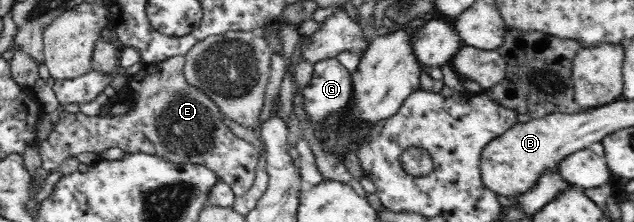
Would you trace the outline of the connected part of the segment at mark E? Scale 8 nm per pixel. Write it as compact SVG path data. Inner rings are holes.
M173 56L159 63L144 64L138 72L134 72L132 76L128 77L129 84L126 84L124 92L116 93L128 105L128 112L122 112L116 116L103 116L103 114L86 116L82 112L66 112L61 108L56 126L53 125L48 138L38 144L42 168L50 174L58 170L59 164L66 157L74 157L83 152L100 154L111 147L118 147L124 152L144 152L164 157L173 163L190 163L214 169L220 175L220 180L230 185L236 196L241 197L246 194L250 186L254 184L254 172L256 172L256 163L260 152L256 146L238 138L226 126L225 115L212 98L208 97L198 86L188 83L183 71L185 62L184 56Z

